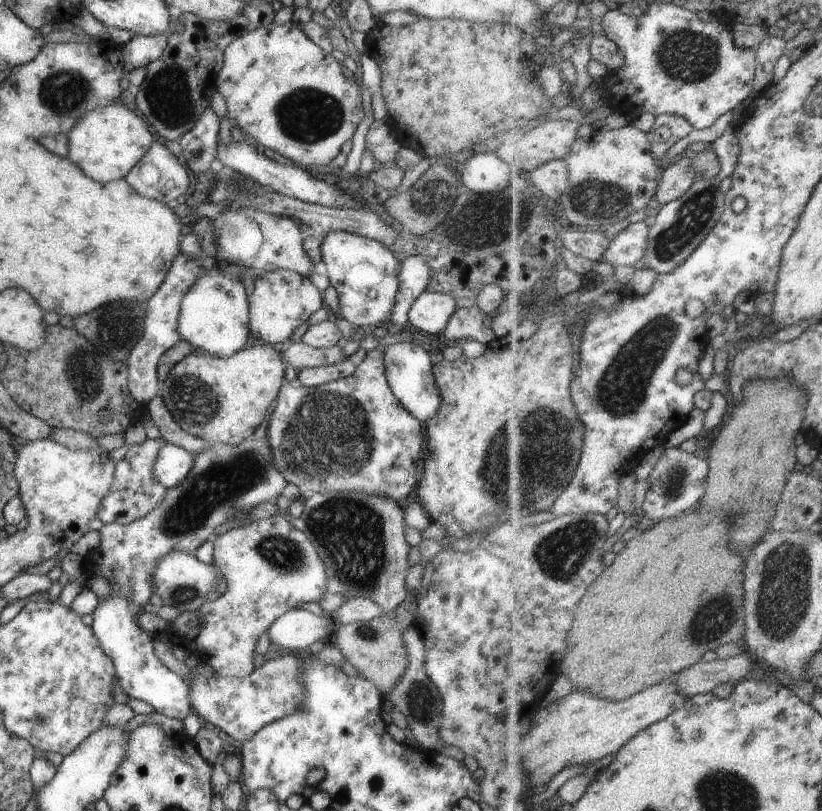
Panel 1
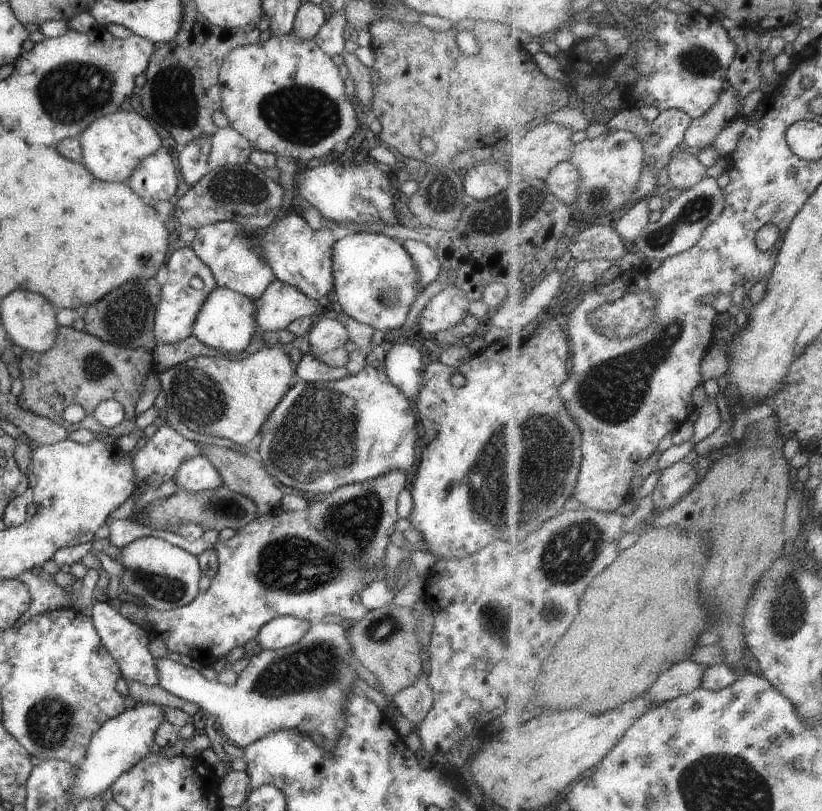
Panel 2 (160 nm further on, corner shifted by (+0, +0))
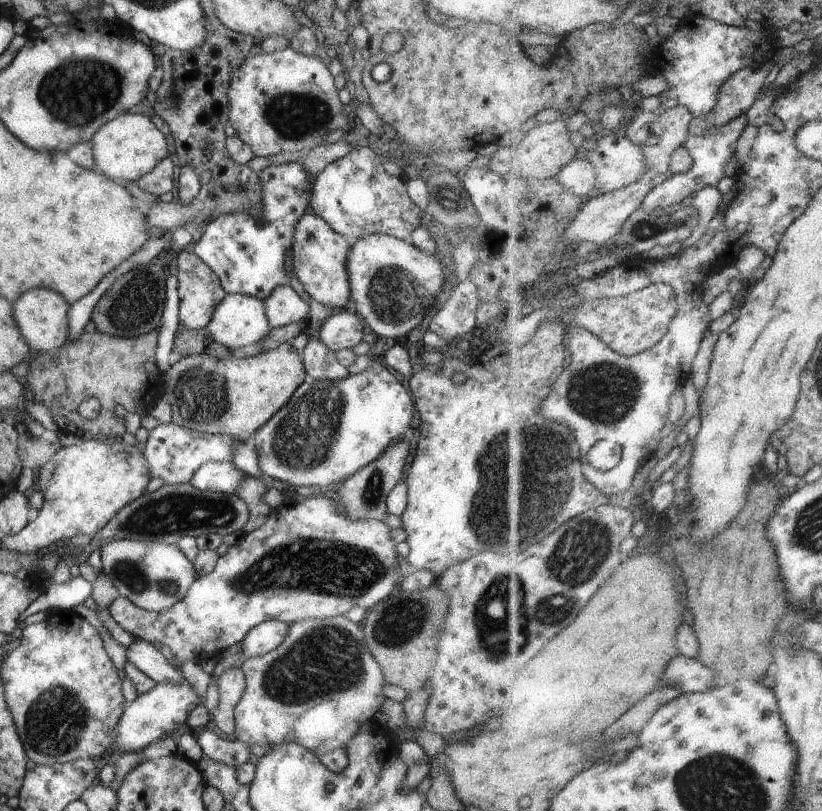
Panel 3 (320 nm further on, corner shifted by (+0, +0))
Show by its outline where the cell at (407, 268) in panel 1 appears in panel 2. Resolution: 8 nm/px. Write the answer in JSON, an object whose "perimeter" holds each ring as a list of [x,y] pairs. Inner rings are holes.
{"perimeter":[[[407,239],[402,242],[402,245],[413,259],[418,270],[418,287],[420,288],[418,292],[421,292],[427,284],[437,278],[439,270],[442,269],[439,259],[435,256],[435,252],[425,243]]]}

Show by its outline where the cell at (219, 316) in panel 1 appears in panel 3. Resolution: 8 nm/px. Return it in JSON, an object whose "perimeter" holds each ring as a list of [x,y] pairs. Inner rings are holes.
{"perimeter":[[[226,294],[213,309],[206,324],[208,335],[228,349],[241,348],[263,339],[271,329],[261,299]]]}

